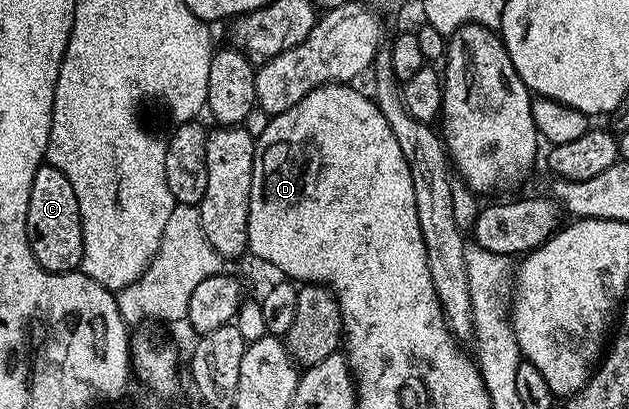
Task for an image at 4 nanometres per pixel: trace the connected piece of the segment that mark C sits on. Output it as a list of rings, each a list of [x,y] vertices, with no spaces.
[[[50,165],[39,167],[33,177],[27,210],[27,243],[31,246],[33,257],[37,257],[47,271],[71,273],[82,264],[83,226],[77,197],[65,173]]]

